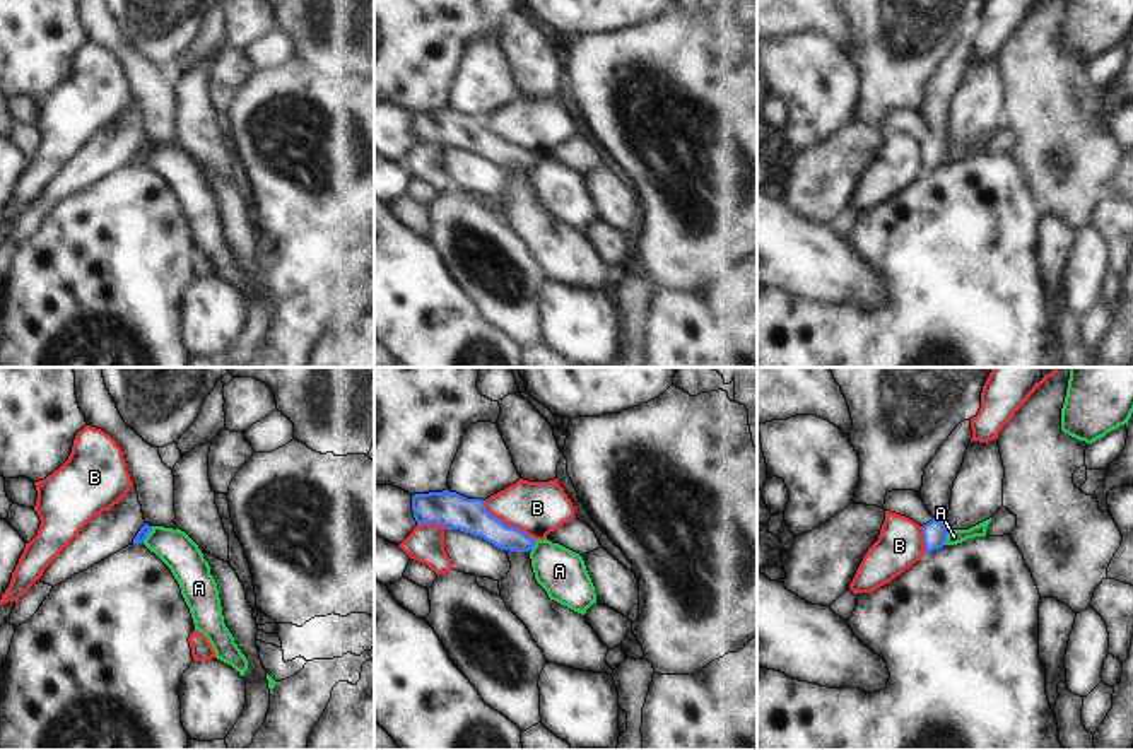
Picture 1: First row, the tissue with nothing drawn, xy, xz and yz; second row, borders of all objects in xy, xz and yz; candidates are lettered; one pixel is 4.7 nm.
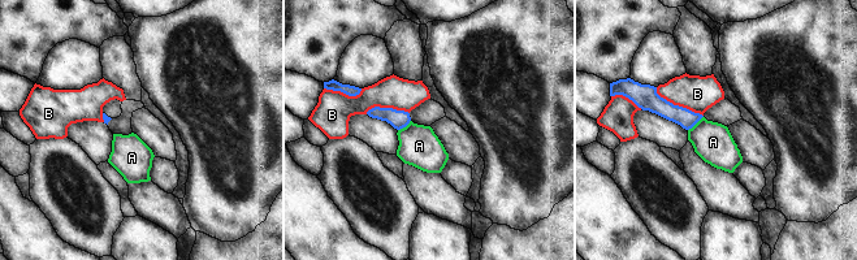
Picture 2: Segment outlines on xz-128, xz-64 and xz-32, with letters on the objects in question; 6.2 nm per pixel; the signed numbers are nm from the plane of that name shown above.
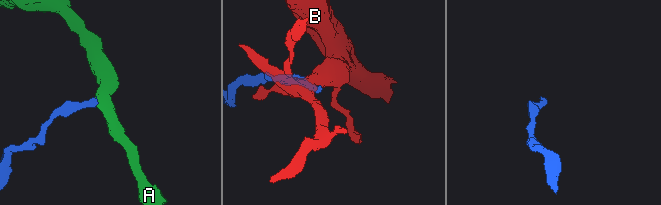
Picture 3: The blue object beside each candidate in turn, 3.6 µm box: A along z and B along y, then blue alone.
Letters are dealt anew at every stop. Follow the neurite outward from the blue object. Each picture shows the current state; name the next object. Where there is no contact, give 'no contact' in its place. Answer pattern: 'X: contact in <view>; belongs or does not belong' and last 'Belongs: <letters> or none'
A: contact in xy; does not belong
B: contact in xz; does not belong
Belongs: none

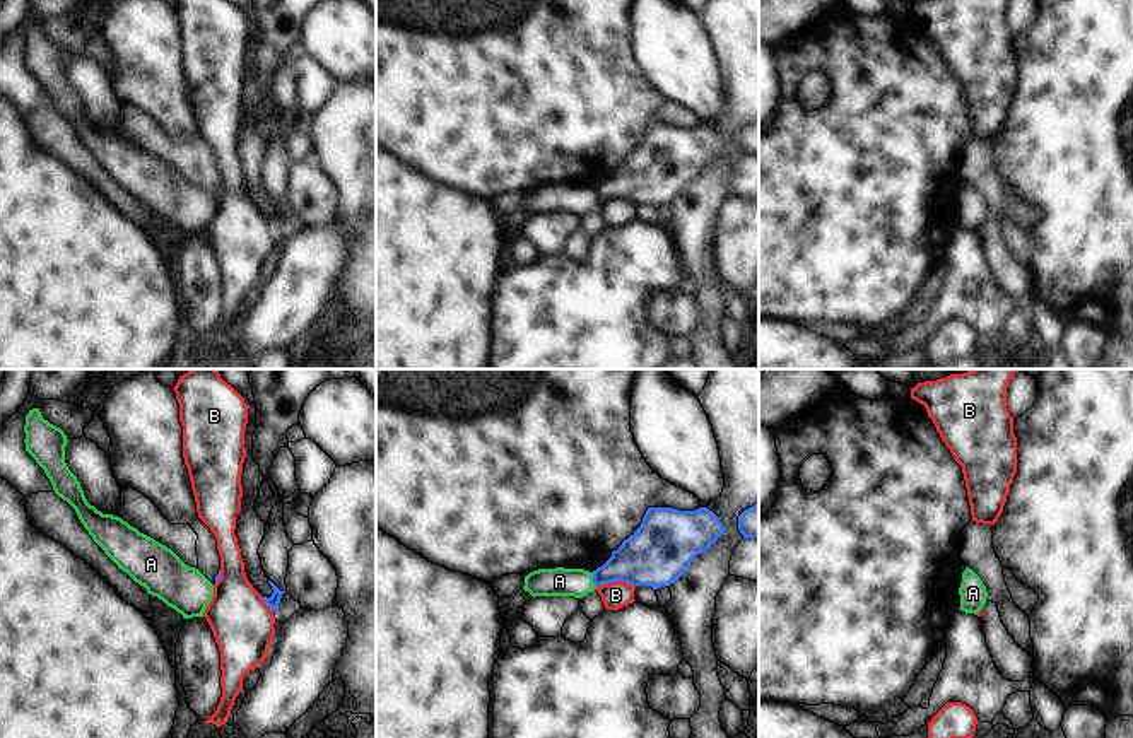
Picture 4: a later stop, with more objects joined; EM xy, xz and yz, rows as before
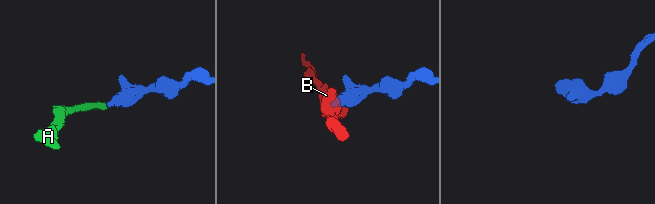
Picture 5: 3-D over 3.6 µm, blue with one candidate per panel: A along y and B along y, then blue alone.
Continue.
A: contact in xz; does not belong
B: contact in xz; does not belong
Belongs: none

